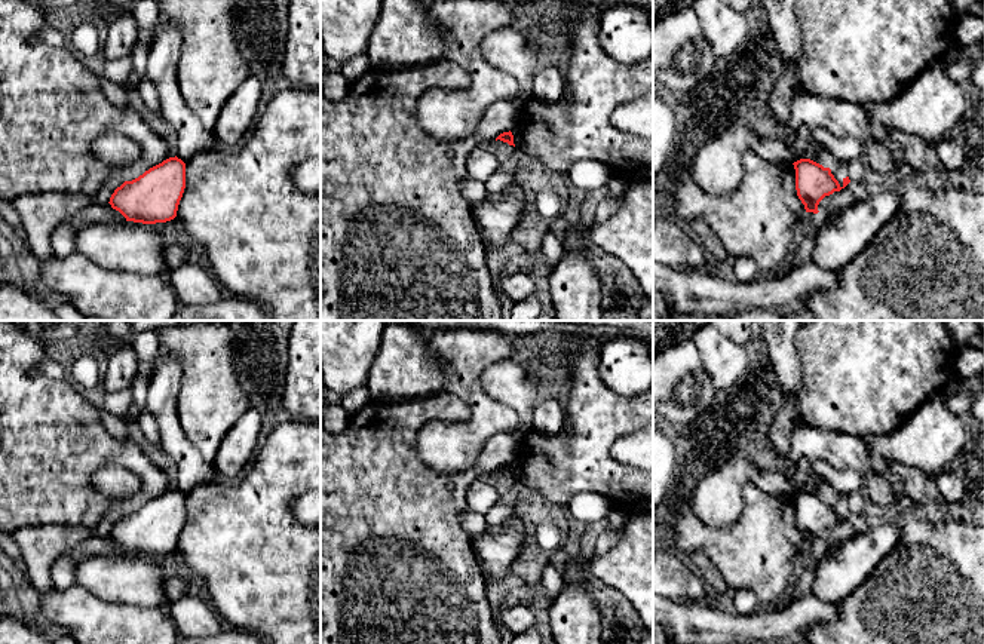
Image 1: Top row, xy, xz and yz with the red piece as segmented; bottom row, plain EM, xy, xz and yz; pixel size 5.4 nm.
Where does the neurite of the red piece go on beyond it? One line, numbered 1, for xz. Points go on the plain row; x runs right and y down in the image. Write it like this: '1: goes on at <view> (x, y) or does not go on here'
1: does not go on here

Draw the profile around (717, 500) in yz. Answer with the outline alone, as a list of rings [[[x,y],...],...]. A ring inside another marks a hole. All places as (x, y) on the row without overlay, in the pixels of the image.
[[[730,459],[698,482],[690,499],[695,516],[712,528],[730,527],[744,515],[748,485],[778,497],[794,496],[788,473],[778,466],[760,467],[745,459]]]

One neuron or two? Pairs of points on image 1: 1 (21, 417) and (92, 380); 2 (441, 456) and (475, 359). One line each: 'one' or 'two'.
1: two
2: one

